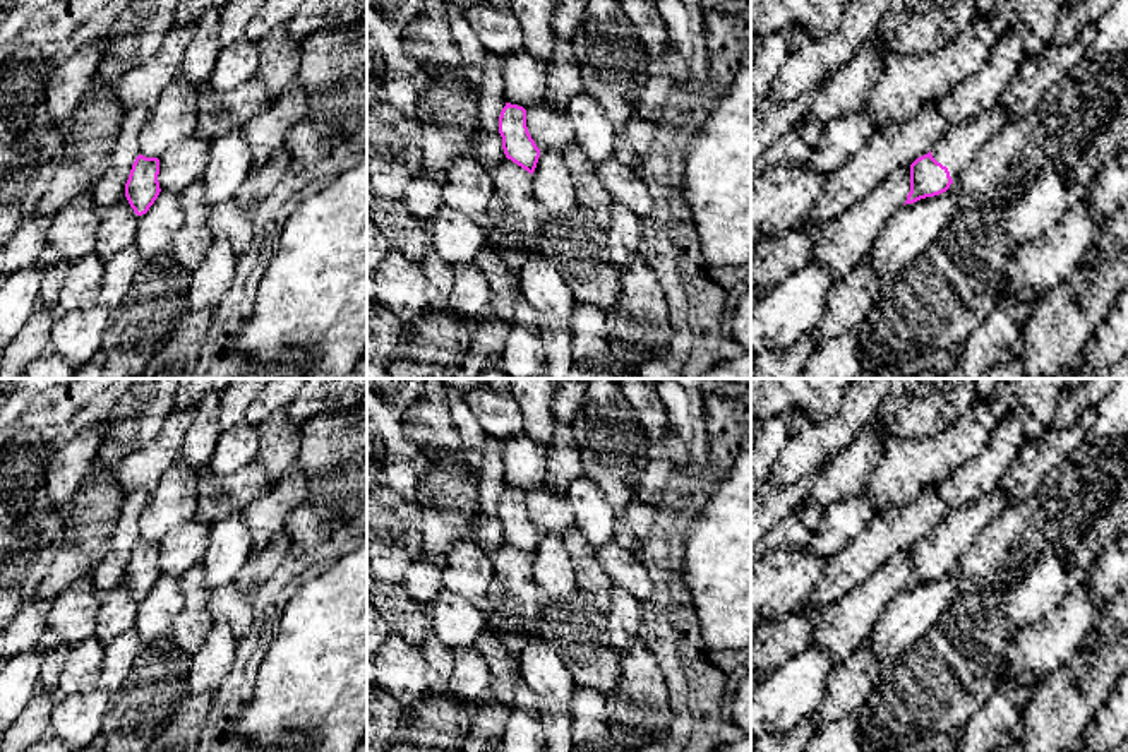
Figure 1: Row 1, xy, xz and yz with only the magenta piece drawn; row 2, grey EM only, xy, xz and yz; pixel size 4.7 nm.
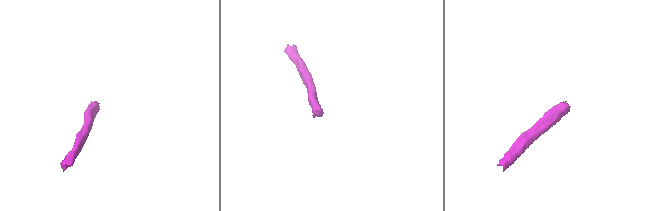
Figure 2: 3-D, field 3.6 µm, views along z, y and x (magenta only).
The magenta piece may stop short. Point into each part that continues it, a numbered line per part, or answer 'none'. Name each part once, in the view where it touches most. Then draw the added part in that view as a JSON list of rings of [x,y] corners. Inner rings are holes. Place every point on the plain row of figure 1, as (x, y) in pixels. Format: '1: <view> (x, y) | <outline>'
1: yz (955, 533) | [[[1001,492],[991,493],[970,502],[953,512],[948,512],[931,531],[933,541],[948,552],[951,564],[957,564],[972,546],[977,534],[993,522],[1006,507]]]

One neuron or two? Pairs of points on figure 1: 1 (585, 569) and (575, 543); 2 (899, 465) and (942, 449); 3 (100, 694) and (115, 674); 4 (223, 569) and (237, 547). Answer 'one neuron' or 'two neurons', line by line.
1: one neuron
2: one neuron
3: one neuron
4: one neuron

